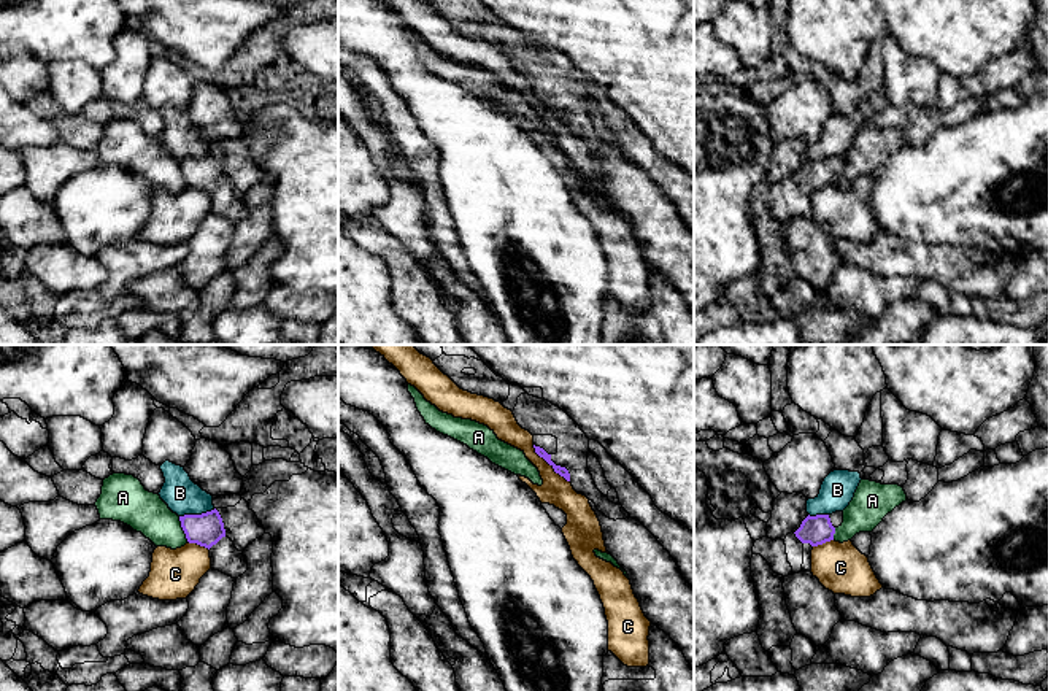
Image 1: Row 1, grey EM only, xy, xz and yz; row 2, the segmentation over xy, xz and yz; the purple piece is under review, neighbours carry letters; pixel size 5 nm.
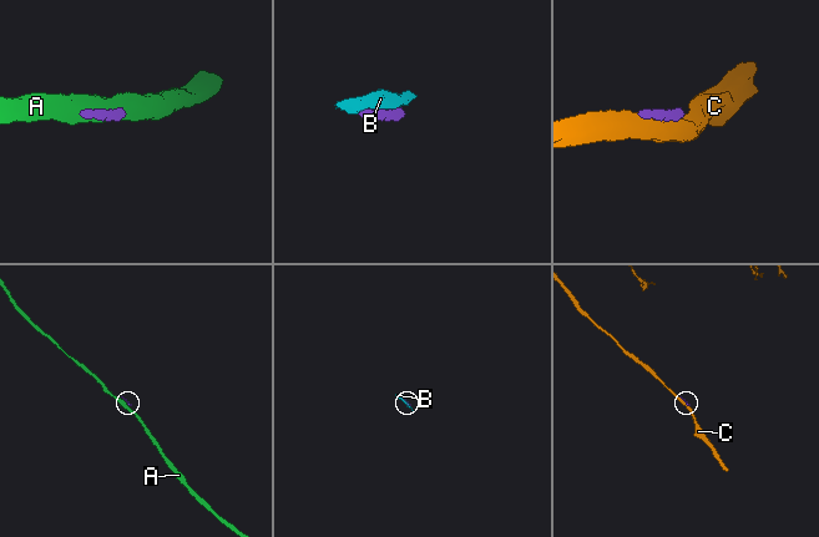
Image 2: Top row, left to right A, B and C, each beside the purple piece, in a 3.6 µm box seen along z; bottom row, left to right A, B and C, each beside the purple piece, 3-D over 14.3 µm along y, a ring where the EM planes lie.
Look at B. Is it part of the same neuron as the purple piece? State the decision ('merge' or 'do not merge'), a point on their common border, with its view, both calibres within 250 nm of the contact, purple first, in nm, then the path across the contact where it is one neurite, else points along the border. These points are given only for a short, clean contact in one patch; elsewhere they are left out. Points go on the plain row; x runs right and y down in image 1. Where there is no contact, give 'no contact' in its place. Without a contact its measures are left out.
do not merge; contact xy (197, 159); calibres 170 and 180 nm

